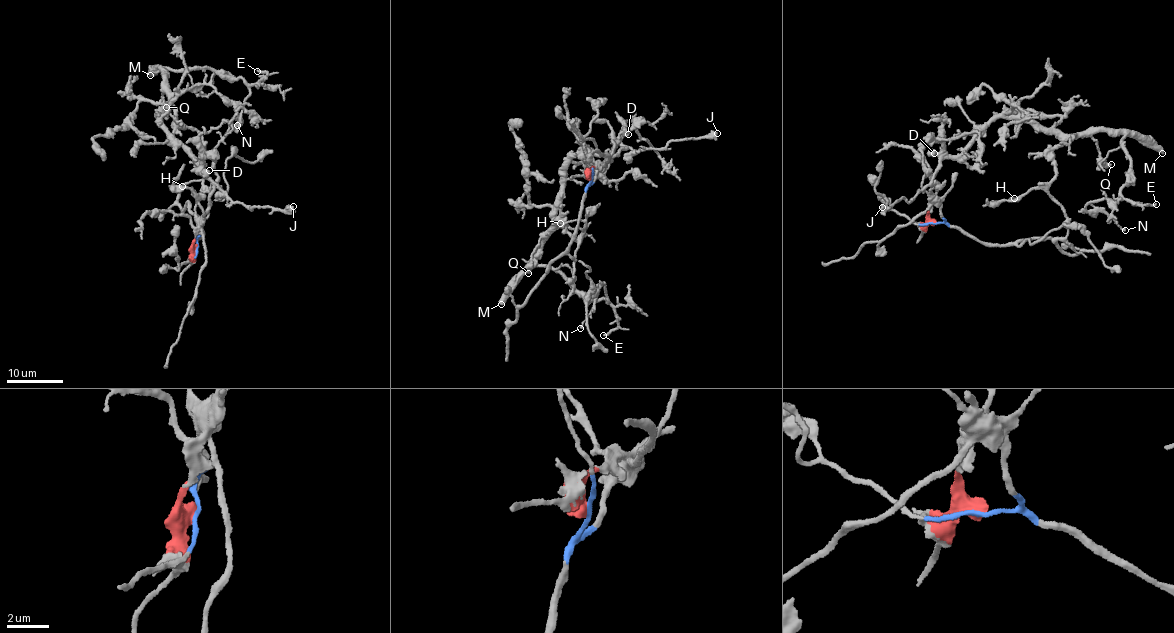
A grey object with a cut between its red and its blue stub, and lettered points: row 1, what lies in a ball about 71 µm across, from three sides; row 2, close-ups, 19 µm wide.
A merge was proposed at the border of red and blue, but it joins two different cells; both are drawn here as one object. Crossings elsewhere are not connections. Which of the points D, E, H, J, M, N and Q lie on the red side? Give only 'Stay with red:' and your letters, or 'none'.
Stay with red: D, E, H, J, M, N, Q

